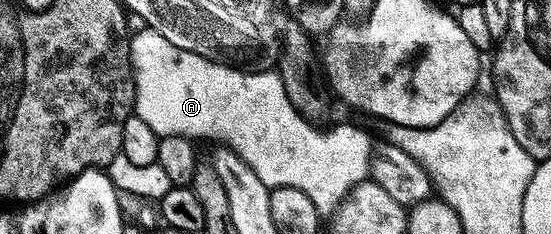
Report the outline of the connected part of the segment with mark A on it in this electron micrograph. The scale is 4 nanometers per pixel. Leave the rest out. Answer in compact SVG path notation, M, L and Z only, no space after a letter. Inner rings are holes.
M147 27L141 28L142 31L136 32L131 36L129 45L131 47L131 63L132 73L135 75L136 85L136 104L134 106L135 116L142 119L144 123L149 124L150 129L160 137L169 137L170 135L178 135L179 137L190 137L193 139L212 139L220 141L219 144L226 146L235 151L241 159L251 168L258 179L262 183L266 183L269 189L278 186L290 186L305 191L306 195L310 195L311 201L322 215L331 214L337 206L341 204L345 195L354 186L367 180L371 172L371 151L374 147L373 141L370 141L369 135L362 129L354 125L336 125L332 131L324 133L318 129L313 122L305 120L299 111L290 101L289 95L286 93L285 84L282 83L279 72L268 70L266 72L254 73L251 70L240 70L235 66L224 65L219 61L214 61L208 57L194 54L194 52L184 51L180 47L175 47L164 35Z

